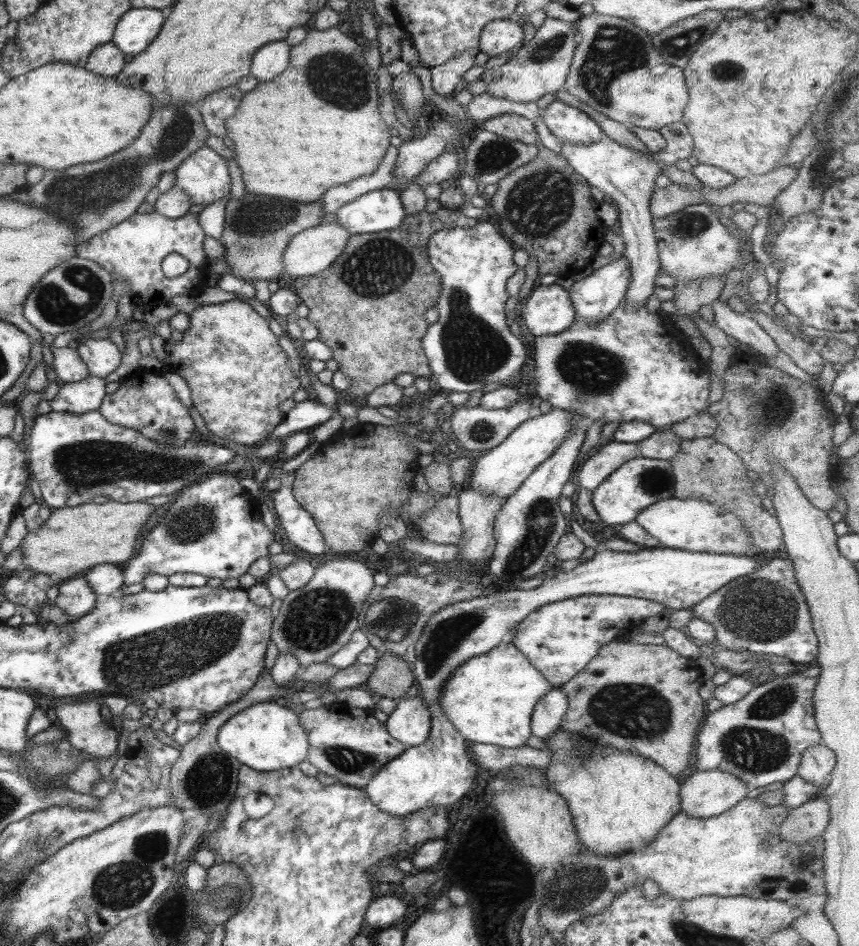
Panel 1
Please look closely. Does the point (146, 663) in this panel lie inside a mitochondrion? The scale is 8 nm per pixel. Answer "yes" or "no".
yes

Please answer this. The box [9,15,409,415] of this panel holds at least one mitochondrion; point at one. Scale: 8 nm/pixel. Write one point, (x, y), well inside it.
(88, 195)

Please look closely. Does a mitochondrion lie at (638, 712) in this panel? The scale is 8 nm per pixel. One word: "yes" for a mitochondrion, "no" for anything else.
yes

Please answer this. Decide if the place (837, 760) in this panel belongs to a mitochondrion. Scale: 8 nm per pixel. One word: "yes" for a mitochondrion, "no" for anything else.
no

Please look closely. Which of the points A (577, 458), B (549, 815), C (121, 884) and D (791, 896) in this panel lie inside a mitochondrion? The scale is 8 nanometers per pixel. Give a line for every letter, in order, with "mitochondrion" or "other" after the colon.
A: other
B: other
C: mitochondrion
D: other

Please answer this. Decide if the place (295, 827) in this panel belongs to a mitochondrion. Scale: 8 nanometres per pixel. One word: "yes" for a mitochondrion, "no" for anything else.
yes

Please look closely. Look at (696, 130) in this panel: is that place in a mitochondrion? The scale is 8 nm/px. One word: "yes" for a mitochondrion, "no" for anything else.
no

